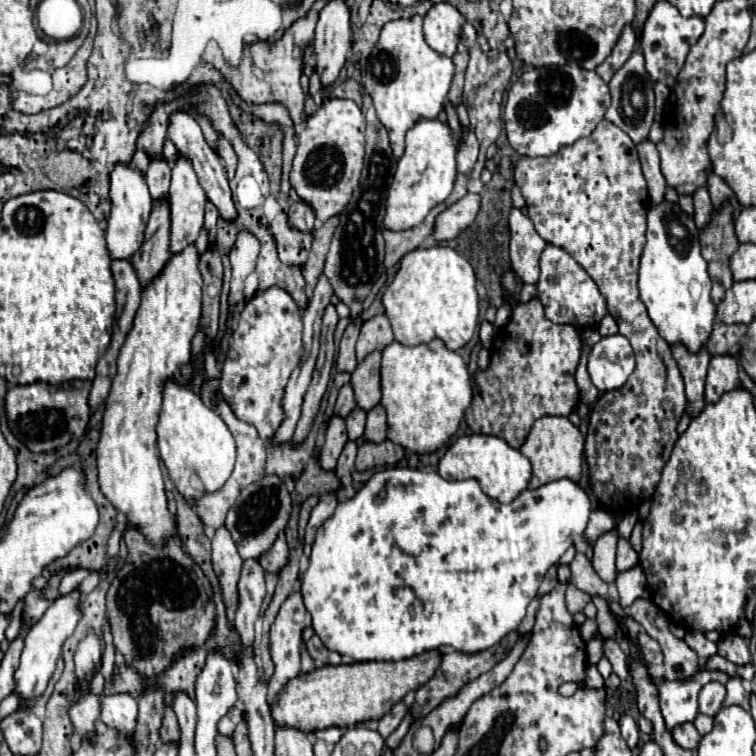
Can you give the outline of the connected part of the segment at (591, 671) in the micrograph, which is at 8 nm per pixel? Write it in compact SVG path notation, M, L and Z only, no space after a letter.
M588 666L586 674L584 674L584 680L582 680L578 686L580 686L580 688L590 688L590 690L602 690L604 680L602 680L602 676L596 672L596 666Z

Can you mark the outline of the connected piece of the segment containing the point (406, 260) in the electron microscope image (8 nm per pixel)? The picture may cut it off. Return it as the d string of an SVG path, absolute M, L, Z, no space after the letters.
M434 246L408 252L400 260L400 270L382 296L394 340L404 346L418 346L432 338L442 338L450 350L462 348L478 326L480 298L474 286L474 270L456 250L448 246Z

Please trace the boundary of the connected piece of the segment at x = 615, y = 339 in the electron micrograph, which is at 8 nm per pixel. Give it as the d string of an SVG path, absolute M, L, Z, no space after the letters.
M622 334L606 336L592 346L588 374L600 392L610 392L628 380L634 372L634 352Z

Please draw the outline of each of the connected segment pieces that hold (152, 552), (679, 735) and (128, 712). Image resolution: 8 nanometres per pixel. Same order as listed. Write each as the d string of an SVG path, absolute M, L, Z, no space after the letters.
M130 530L124 534L128 546L128 560L126 566L116 572L112 586L106 596L106 612L112 626L114 646L124 654L124 660L142 672L148 680L156 680L160 670L168 666L168 662L184 650L184 646L200 646L208 638L214 626L214 604L212 604L212 590L208 578L202 574L200 566L182 550L174 538L168 538L162 546L152 546L140 530Z
M686 722L684 726L676 726L676 730L672 730L672 738L684 750L696 750L698 744L700 744L700 740L702 740L702 736L698 734L698 730L690 722Z
M116 694L116 696L104 696L102 698L102 716L100 720L118 732L120 738L128 740L136 730L136 718L138 718L138 704L128 694Z

